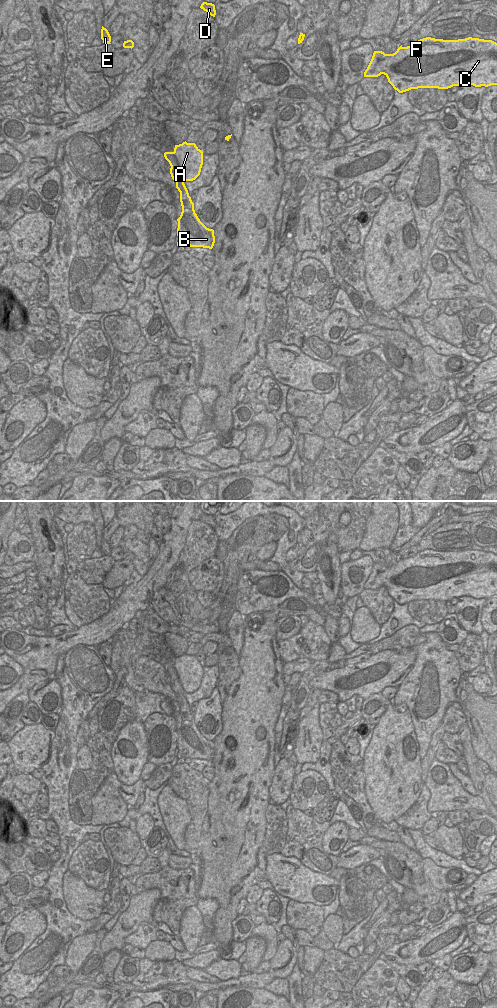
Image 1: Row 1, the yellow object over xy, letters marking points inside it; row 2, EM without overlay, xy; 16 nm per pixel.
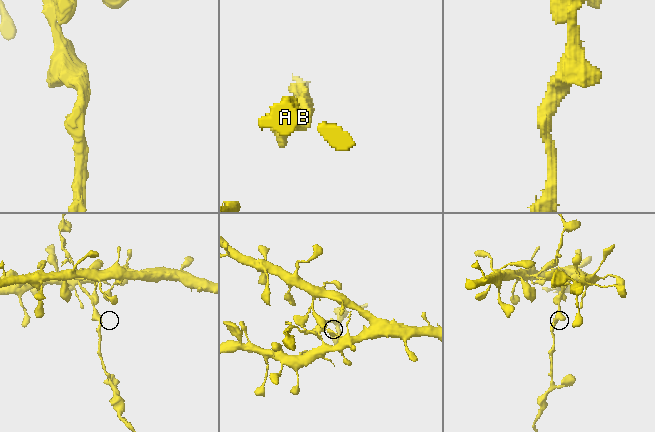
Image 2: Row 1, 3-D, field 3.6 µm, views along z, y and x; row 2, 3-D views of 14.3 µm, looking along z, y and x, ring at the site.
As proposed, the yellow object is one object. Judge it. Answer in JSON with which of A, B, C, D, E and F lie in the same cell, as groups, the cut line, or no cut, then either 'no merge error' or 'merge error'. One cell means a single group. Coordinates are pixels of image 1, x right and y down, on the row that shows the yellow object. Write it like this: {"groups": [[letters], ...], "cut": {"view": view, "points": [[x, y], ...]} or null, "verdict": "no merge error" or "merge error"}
{"groups": [["A", "C", "D", "F"], ["B", "E"]], "cut": {"view": "xy", "points": [[172, 152], [184, 179]]}, "verdict": "merge error"}

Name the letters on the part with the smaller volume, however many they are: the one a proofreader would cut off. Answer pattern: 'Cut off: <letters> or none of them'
Cut off: B, E

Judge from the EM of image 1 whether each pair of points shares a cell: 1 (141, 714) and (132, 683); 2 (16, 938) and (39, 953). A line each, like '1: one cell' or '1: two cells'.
1: two cells
2: two cells

